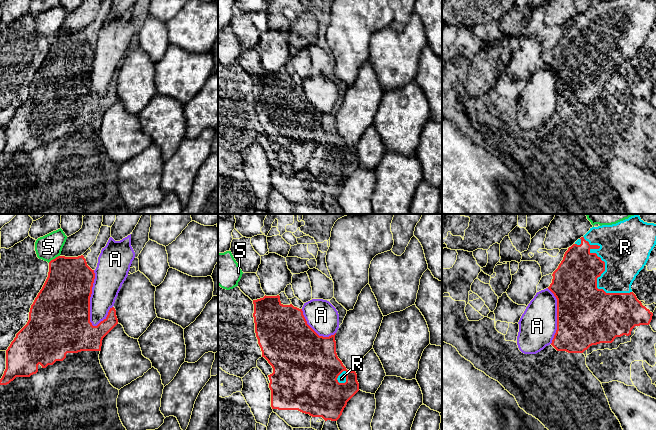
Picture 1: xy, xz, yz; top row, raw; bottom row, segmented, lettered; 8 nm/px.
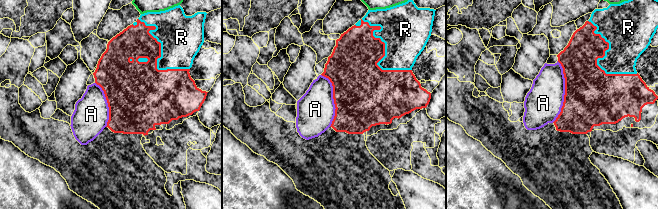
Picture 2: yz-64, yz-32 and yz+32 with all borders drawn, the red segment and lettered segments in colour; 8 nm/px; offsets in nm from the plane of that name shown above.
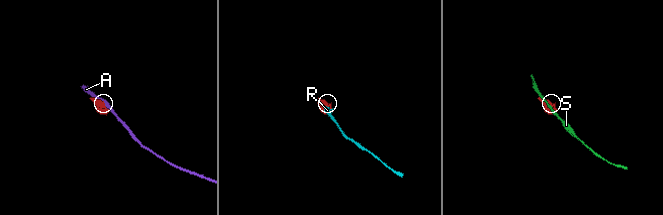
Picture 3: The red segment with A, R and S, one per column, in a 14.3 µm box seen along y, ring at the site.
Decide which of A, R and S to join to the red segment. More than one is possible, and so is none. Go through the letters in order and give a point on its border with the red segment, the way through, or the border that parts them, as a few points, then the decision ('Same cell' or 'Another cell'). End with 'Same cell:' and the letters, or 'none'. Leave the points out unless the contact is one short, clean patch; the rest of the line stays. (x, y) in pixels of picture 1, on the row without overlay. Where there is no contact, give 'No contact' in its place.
A: Touches red at xy (89, 75). Another cell
R: Touches red at yz (604, 46). Same cell
S: Touches red at xy (53, 35). Boundary: xy (59, 31), (48, 38). Another cell
Same cell: R

